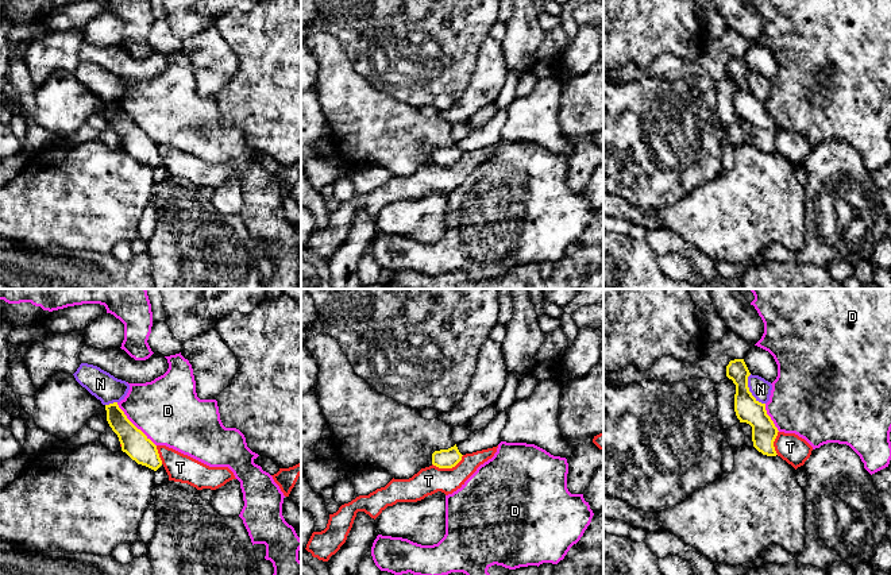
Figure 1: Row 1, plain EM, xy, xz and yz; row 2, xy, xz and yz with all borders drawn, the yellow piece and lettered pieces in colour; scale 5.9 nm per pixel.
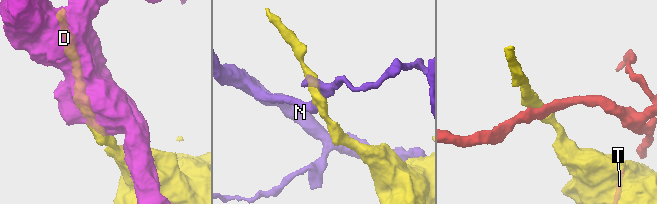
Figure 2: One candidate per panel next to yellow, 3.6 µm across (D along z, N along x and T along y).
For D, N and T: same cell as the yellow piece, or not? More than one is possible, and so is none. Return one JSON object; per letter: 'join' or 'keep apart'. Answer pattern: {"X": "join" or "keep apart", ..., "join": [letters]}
{"D": "keep apart", "N": "keep apart", "T": "keep apart", "join": []}

